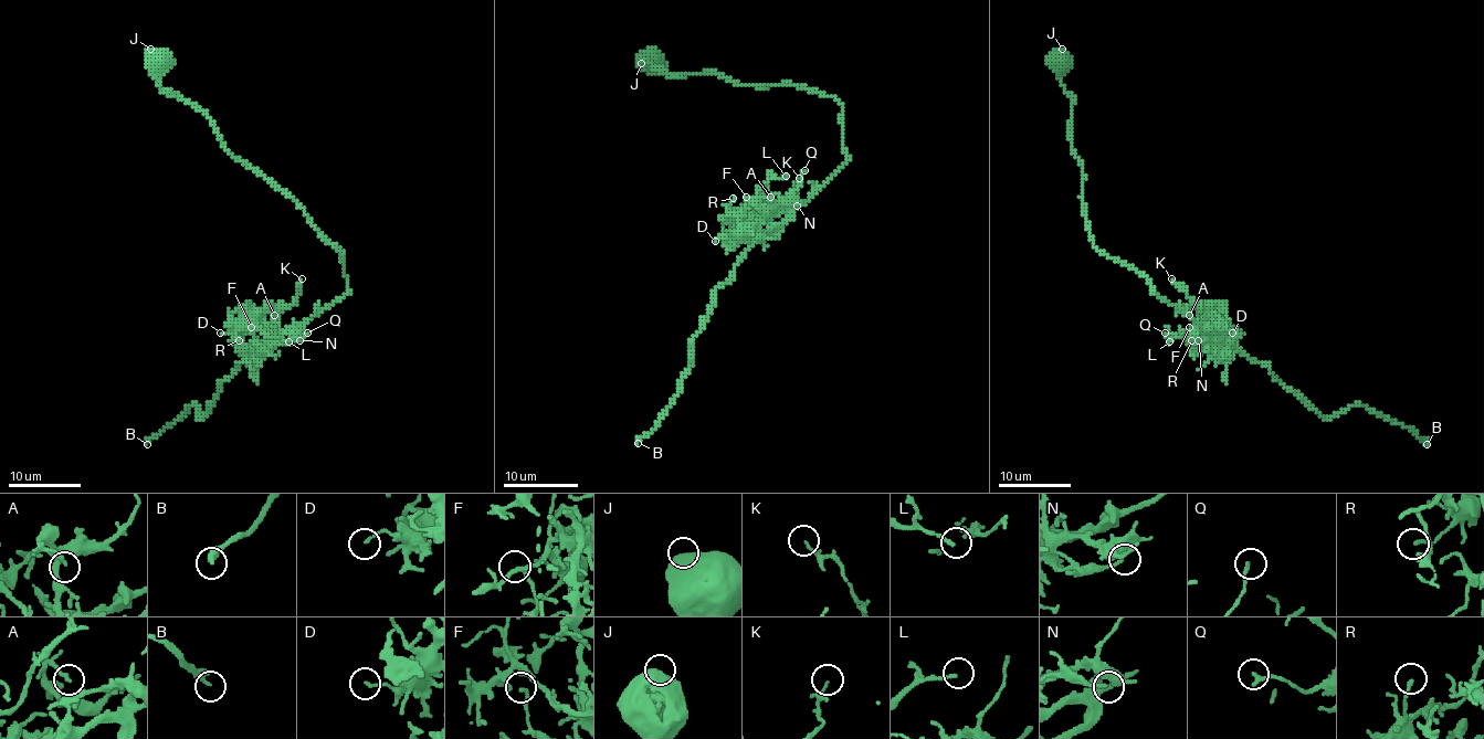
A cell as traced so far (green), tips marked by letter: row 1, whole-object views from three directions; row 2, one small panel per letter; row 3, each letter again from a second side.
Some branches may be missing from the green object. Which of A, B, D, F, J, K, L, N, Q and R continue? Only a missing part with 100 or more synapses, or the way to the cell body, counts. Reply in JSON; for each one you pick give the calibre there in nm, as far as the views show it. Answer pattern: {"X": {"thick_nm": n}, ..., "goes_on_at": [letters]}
{"B": {"thick_nm": 320}, "goes_on_at": ["B"]}

